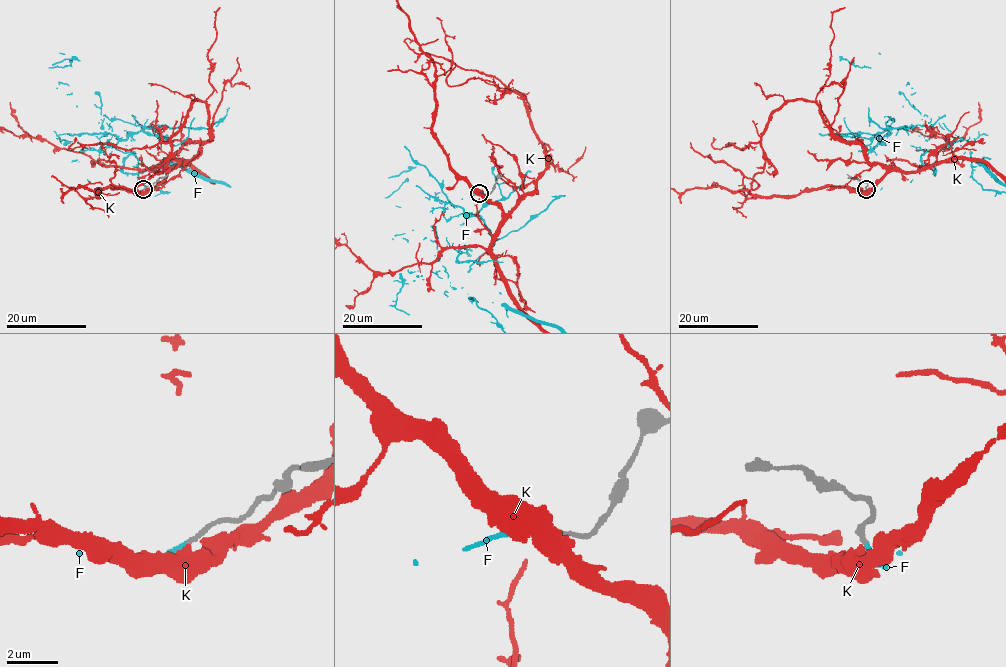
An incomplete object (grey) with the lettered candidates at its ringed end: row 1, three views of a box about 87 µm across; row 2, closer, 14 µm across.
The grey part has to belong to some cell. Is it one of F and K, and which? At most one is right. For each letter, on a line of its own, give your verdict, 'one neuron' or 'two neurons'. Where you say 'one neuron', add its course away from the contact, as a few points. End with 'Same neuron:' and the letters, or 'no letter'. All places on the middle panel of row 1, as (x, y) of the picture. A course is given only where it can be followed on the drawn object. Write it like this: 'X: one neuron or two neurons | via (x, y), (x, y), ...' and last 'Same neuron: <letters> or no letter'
F: one neuron
K: two neurons
Same neuron: F

